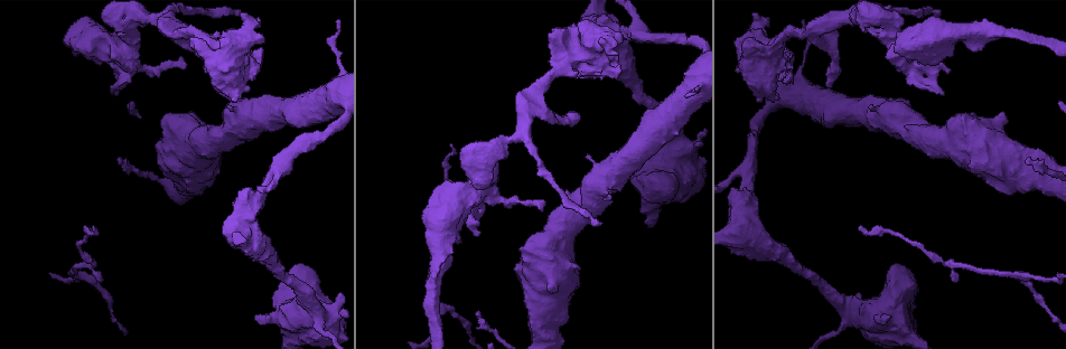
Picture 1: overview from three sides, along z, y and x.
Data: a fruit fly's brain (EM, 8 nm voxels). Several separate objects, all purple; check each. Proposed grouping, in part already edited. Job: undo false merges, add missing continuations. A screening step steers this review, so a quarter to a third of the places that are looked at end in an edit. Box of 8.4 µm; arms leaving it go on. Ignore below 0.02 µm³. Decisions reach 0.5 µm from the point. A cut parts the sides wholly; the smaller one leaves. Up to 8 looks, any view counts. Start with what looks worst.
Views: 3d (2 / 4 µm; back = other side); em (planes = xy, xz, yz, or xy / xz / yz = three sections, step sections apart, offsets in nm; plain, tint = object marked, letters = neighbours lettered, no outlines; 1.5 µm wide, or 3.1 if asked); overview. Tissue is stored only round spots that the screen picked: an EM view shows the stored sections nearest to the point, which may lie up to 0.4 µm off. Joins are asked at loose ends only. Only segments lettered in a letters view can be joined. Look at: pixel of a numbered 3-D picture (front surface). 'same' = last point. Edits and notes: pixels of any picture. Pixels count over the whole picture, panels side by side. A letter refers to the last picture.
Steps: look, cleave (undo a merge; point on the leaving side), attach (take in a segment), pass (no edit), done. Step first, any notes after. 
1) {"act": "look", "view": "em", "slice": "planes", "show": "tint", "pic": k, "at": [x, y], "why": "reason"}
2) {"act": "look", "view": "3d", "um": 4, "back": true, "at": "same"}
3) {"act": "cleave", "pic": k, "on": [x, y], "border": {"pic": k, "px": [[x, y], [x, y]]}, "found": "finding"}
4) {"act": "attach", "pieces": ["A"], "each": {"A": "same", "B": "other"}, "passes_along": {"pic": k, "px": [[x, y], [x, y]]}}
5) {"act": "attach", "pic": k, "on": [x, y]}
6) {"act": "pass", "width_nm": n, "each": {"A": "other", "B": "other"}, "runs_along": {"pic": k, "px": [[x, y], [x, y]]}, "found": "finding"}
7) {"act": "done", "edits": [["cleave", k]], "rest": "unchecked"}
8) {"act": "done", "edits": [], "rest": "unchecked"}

{"act": "look", "view": "3d", "um": 2, "pic": 1, "at": [117, 95], "why": "thin end"}

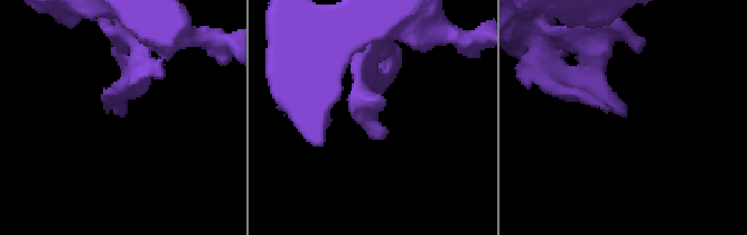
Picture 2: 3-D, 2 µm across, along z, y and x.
{"act": "look", "view": "em", "slice": "planes", "show": "letters", "pic": 2, "at": [120, 116], "why": "shape alone is not enough"}

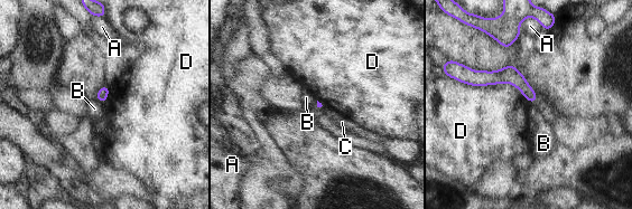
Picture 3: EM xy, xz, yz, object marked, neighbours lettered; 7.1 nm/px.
{"act": "pass", "longest_contact_nm": ["D", 550], "each": {"A": "other", "B": "other", "C": "other", "D": "other"}, "border": {"pic": 3, "px": [[94, 97], [102, 104]]}, "found": "none of them fits"}

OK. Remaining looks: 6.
{"act": "look", "view": "em", "slice": "xy", "step": 8, "show": "letters", "pic": 1, "at": [768, 24], "why": "an open end"}

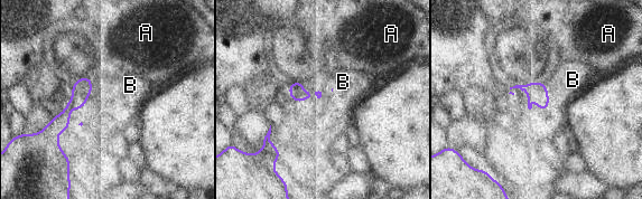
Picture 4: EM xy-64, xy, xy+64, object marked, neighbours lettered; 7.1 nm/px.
{"act": "look", "view": "em", "slice": "planes", "show": "letters", "at": "same"}

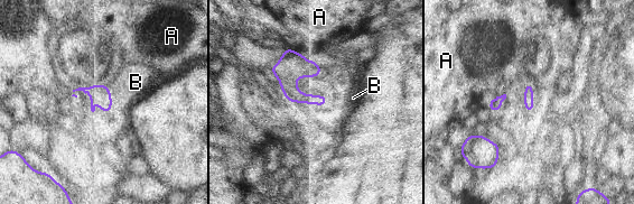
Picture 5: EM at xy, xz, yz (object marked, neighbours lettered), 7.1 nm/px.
{"act": "attach", "pieces": ["B"], "each": {"A": "other", "B": "same"}, "found": "the neuron continues"}

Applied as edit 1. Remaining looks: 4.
{"act": "look", "view": "em", "slice": "planes", "show": "plain", "pic": 1, "at": [451, 144], "why": "an open end"}

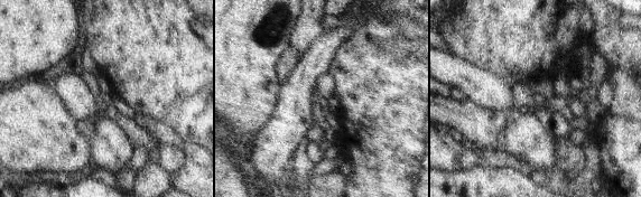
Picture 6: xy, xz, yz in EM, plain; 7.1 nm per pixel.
{"act": "look", "view": "em", "slice": "planes", "show": "letters", "at": "same", "why": "see the neighbours"}

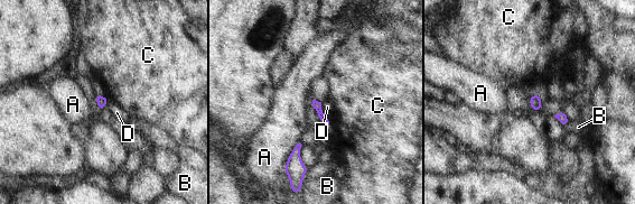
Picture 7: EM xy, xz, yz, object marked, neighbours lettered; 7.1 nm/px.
{"act": "pass", "longest_contact_nm": ["A", 240], "each": {"A": "other", "B": "other", "C": "other", "D": "other"}, "border": {"pic": 7, "px": [[320, 102], [321, 110], [328, 121]]}, "found": "none of them fits"}

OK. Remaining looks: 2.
{"act": "done", "edits": [["attach", 5]], "rest": "unchecked"}

